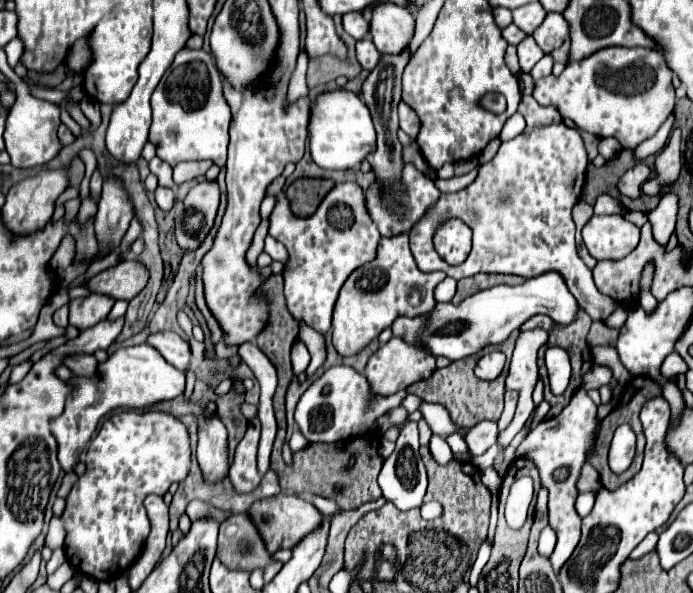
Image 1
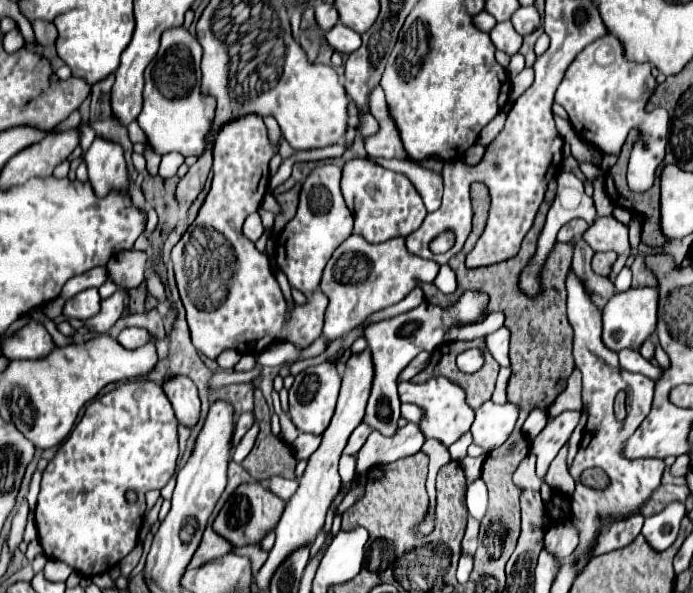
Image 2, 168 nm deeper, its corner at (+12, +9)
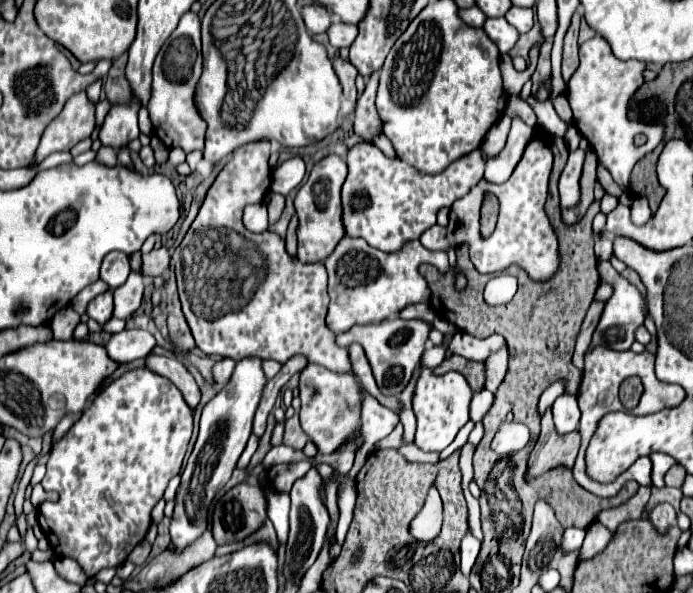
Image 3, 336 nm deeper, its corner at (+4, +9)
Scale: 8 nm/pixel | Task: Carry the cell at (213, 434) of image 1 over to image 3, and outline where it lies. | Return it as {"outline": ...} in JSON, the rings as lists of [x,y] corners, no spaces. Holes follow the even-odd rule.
{"outline":[[[148,354],[146,358],[146,368],[168,378],[184,396],[184,400],[188,402],[190,408],[196,408],[196,404],[200,402],[200,388],[196,384],[196,380],[192,378],[192,374],[188,372],[188,368],[170,356],[158,356],[158,354]]]}

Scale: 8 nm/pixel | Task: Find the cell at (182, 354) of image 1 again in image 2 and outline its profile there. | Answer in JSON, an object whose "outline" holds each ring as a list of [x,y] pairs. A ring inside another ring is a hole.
{"outline":[[[124,328],[122,332],[120,332],[120,336],[118,336],[118,342],[124,346],[124,348],[128,348],[128,350],[134,350],[134,348],[140,348],[140,346],[144,346],[146,342],[156,342],[158,338],[150,332],[150,330],[146,330],[146,328]]]}

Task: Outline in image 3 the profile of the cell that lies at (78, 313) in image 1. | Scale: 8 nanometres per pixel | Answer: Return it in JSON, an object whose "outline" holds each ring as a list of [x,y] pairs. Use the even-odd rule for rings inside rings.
{"outline":[[[106,290],[104,294],[96,296],[88,304],[88,316],[94,318],[100,326],[104,326],[112,318],[112,290]]]}

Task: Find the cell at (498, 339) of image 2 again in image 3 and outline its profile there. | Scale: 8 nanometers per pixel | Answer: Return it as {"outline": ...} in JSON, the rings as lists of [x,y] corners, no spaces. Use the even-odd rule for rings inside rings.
{"outline":[[[456,332],[454,334],[454,354],[464,356],[466,360],[478,360],[482,362],[484,358],[488,358],[494,350],[502,348],[506,342],[502,336],[494,334],[486,340],[478,340],[466,332]]]}

